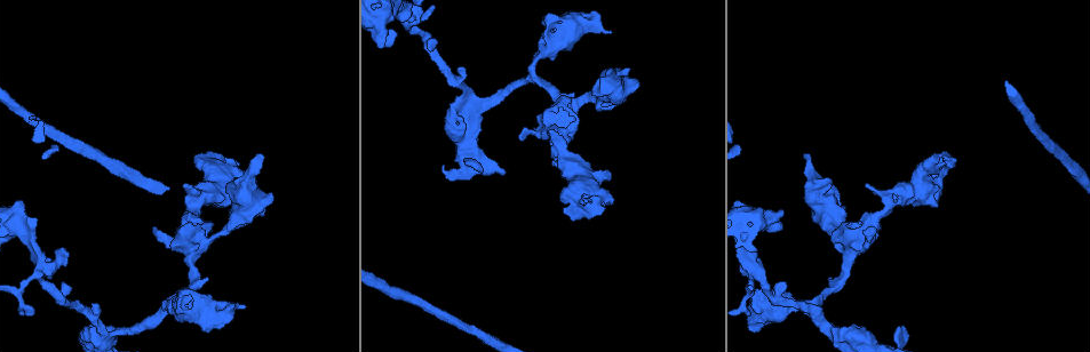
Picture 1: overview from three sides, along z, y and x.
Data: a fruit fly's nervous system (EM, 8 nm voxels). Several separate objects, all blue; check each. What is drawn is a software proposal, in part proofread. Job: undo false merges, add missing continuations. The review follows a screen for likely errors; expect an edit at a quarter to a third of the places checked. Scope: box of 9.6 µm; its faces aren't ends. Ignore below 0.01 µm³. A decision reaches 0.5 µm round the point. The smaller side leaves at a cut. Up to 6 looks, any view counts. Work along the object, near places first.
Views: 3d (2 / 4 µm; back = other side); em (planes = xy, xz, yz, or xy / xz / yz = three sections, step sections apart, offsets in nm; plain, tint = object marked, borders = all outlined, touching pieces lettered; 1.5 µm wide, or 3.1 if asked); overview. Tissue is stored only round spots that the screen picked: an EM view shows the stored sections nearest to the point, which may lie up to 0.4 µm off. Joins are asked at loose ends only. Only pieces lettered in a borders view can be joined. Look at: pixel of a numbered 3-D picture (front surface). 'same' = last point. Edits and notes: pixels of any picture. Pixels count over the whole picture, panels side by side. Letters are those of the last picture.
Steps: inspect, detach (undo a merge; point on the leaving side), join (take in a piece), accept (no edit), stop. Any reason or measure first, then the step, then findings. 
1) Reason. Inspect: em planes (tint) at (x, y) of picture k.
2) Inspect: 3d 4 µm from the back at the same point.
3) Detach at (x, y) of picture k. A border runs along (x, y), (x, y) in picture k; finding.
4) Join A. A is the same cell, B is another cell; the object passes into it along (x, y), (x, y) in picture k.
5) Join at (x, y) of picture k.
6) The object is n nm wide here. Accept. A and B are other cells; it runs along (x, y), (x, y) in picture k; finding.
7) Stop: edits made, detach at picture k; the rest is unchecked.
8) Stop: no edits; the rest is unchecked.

An open end. Inspect: em planes (plain) at (551, 130) of picture 1.

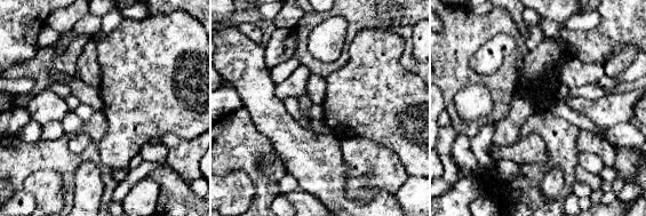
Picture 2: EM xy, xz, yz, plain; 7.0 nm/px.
See the neighbours. Inspect: em planes (borders) at the same point.

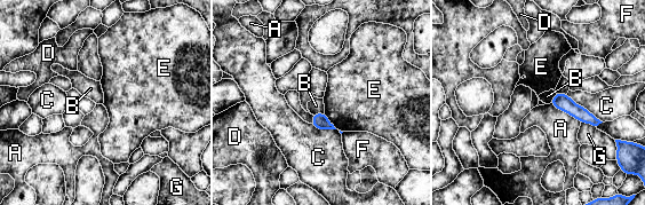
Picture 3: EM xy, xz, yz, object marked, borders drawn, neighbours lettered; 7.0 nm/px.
Accept. A, B, C, D, E, F and G are other cells; it runs along (555, 100), (564, 102), (596, 121) in picture 3; none of them fits.

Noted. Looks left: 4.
Stops while still wide. Inspect: em xy step 4 (tint) at (397, 32) of picture 1.

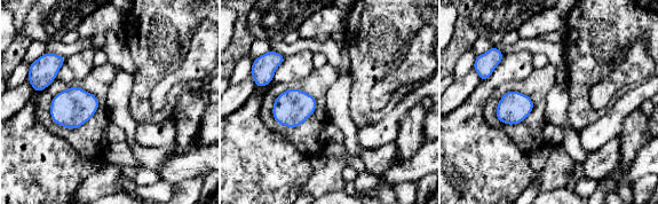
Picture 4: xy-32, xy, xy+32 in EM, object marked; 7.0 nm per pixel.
Another direction. Inspect: em planes (borders) at the same point.

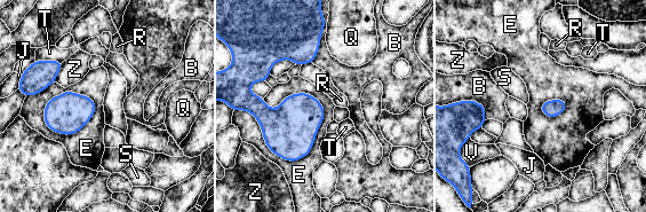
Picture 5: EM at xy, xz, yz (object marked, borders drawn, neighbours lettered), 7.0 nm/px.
Accept. B, E, J, Q, R, S, T, V and Z are other cells; a border runs along (246, 110), (287, 161), (325, 116) in picture 5; none of them fits.

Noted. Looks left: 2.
Branch stops here. Inspect: em planes (borders) at (803, 156) of picture 1.

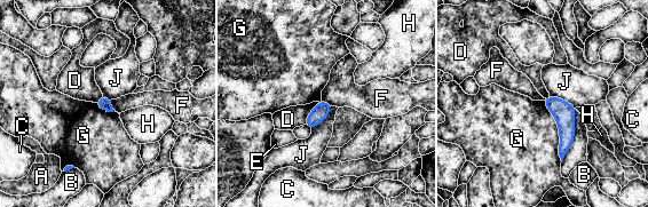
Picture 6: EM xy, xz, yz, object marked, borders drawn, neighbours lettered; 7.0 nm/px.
Accept. A, B, C, D, E, F, G, H and J are other cells; a border runs along (543, 101), (558, 127), (561, 161) in picture 6; no lettered piece goes on from it.

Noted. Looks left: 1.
Stop: no edits; the rest is unchecked.

